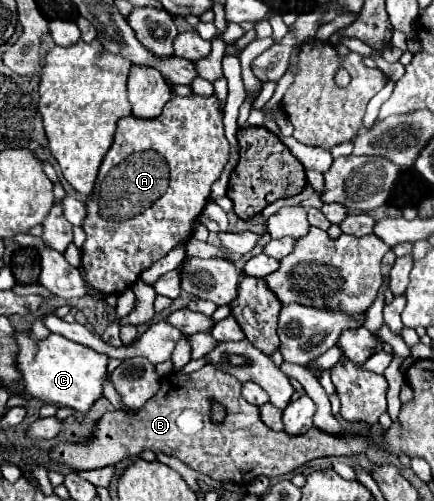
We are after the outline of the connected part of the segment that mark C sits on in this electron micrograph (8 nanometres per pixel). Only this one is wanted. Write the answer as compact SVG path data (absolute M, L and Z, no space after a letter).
M16 333L16 343L20 347L18 371L22 373L28 397L38 397L54 405L66 405L80 413L88 413L102 397L102 387L110 377L106 355L54 333L44 341L32 341L30 333Z

